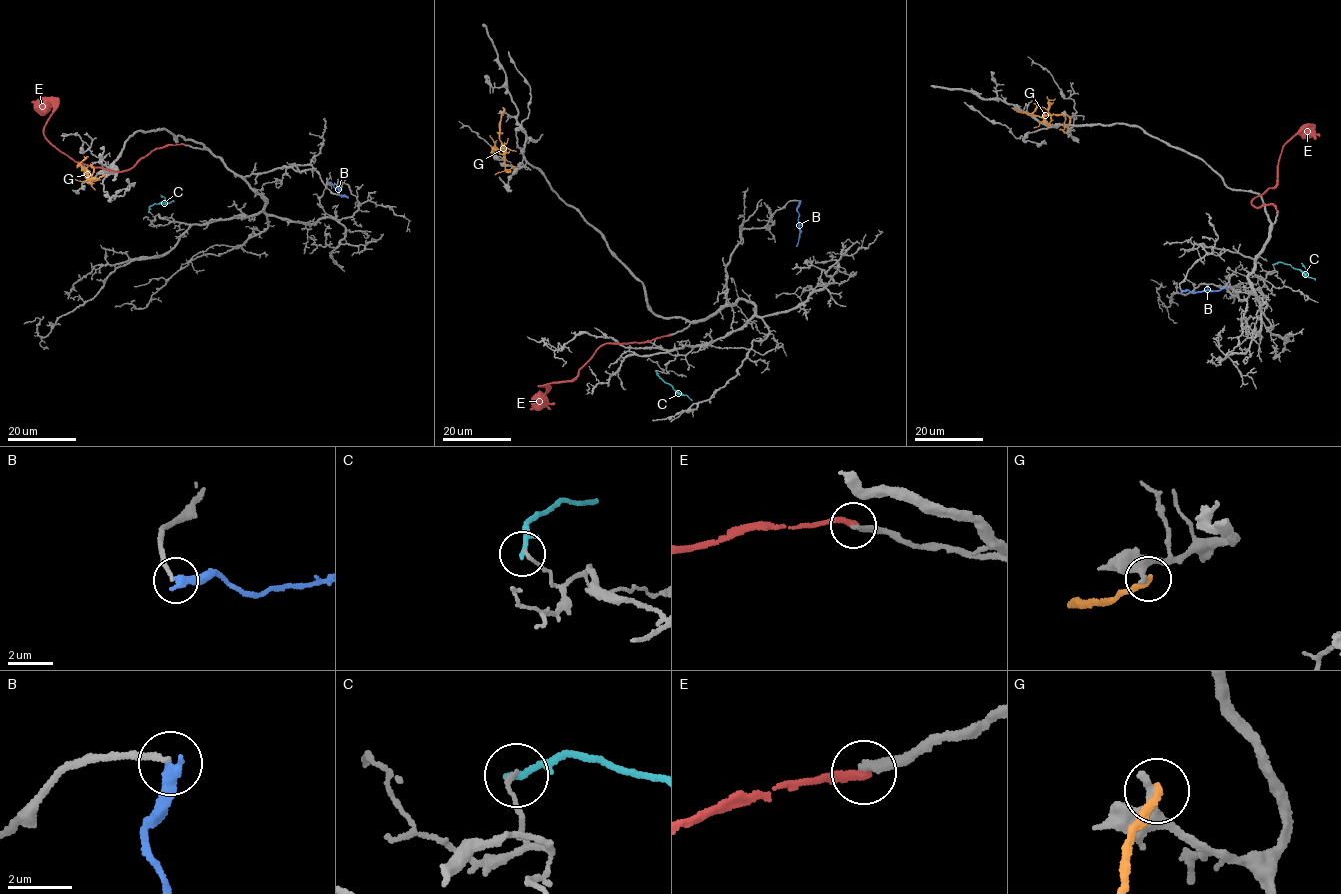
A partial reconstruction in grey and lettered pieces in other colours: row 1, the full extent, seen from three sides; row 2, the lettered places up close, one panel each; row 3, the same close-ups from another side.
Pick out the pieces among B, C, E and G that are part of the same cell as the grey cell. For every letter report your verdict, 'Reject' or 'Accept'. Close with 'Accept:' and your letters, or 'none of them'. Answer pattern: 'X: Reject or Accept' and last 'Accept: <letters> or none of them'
B: Reject
C: Reject
E: Reject
G: Reject
Accept: none of them

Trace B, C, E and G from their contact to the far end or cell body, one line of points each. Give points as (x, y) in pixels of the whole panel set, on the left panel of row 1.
B: (347, 197), (341, 197), (329, 181)
C: (148, 212), (154, 203), (174, 202)
E: (184, 145), (155, 148), (114, 172), (56, 148), (44, 135), (54, 108), (45, 101), (34, 109)
G: (104, 174), (89, 180), (85, 167), (87, 178), (83, 181), (71, 177)

